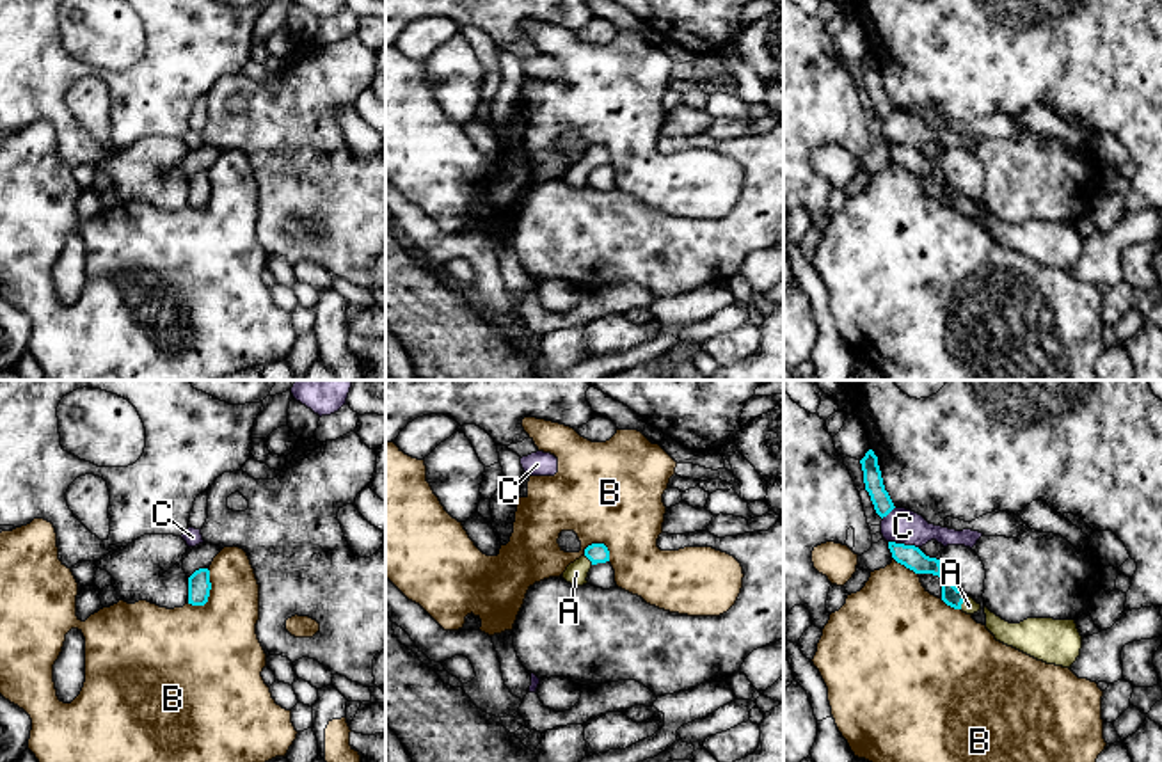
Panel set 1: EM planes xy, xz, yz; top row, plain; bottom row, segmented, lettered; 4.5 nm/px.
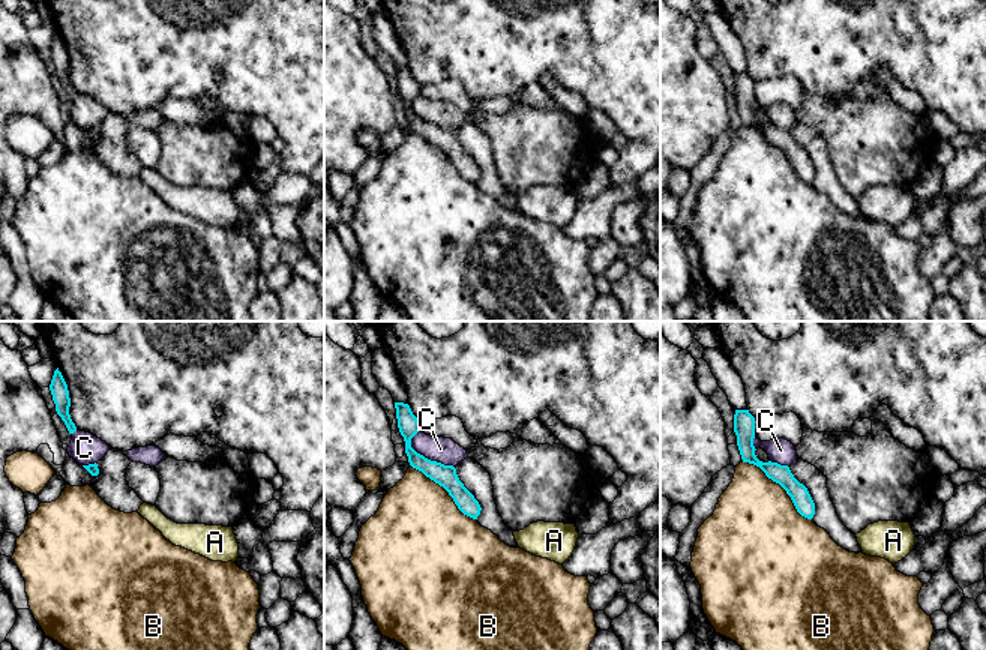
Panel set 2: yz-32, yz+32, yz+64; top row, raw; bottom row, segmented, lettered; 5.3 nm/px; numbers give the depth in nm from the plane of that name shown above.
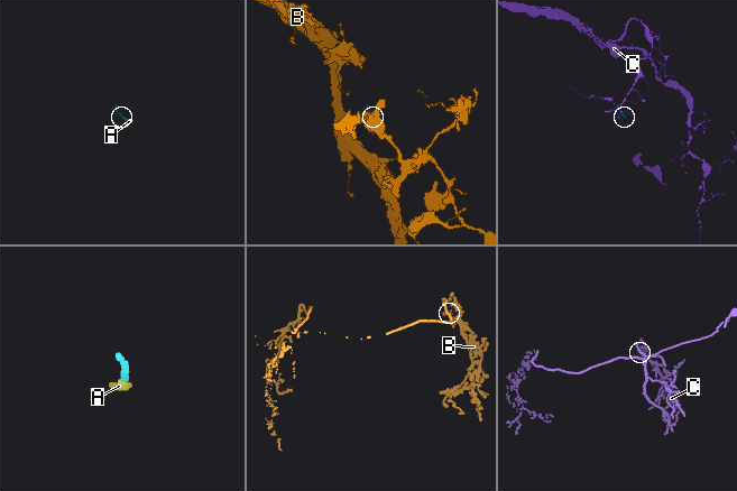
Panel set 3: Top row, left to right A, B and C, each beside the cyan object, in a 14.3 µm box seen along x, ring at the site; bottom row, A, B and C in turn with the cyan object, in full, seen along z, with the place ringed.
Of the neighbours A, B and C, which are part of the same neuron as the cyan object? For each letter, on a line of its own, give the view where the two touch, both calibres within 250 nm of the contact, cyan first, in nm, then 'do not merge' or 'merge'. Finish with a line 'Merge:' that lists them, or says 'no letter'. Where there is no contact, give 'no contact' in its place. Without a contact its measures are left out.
A: yz | 90/70 nm | merge
B: xy | 100/400 nm | do not merge
C: yz | 100/160 nm | do not merge
Merge: A

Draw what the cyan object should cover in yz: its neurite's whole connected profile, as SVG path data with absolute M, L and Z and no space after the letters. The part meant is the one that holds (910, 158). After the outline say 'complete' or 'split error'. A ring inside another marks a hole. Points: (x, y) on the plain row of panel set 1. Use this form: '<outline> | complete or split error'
M888 144L888 151L892 155L892 160L897 165L904 167L906 171L913 172L915 176L938 178L942 181L942 202L947 208L951 208L954 211L961 211L967 217L974 217L974 215L981 213L981 206L977 206L972 199L965 197L945 179L940 162L926 158L915 147Z | split error

